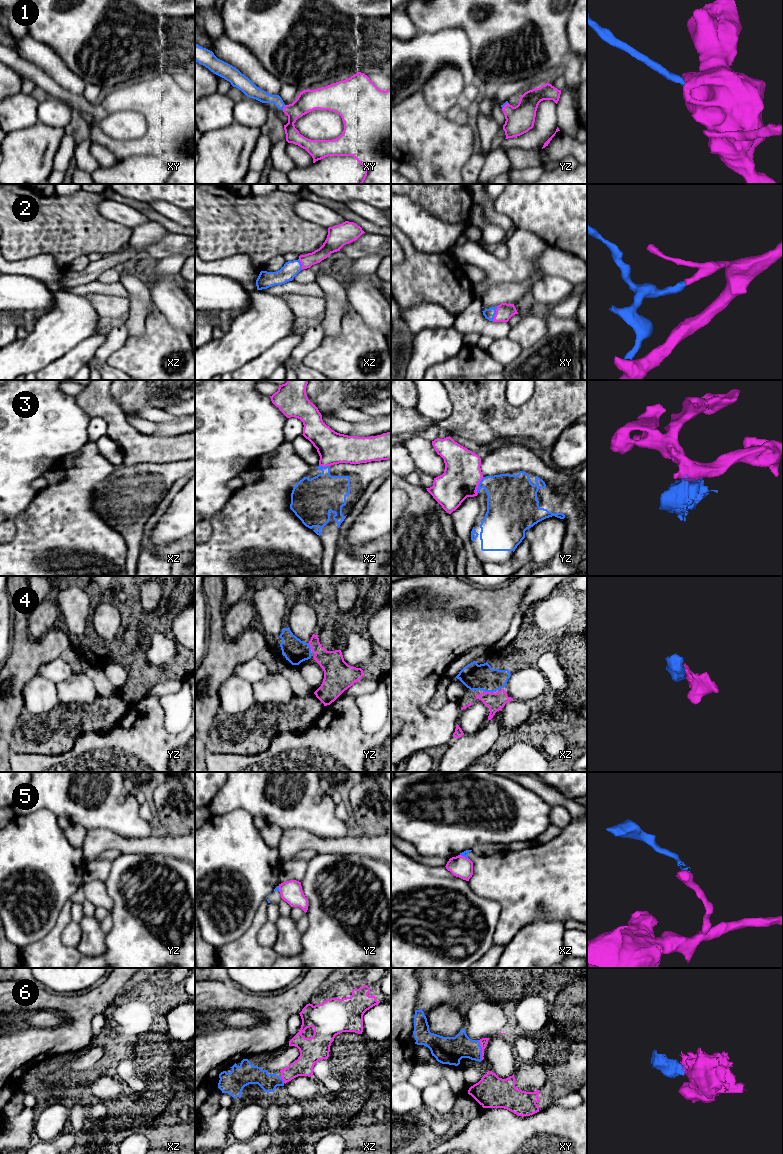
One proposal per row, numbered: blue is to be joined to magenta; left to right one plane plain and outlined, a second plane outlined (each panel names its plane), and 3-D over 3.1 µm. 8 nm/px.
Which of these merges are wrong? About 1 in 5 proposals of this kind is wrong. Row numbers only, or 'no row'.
3, 5

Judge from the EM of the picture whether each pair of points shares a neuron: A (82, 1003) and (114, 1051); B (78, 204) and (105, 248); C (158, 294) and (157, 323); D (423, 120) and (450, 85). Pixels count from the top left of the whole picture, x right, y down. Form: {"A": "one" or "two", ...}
{"A": "two", "B": "one", "C": "two", "D": "two"}

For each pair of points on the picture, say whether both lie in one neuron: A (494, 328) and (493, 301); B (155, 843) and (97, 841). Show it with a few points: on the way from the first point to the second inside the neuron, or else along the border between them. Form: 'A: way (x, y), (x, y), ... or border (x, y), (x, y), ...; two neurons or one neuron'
A: border (480, 300), (482, 306); two neurons
B: way (141, 845), (123, 845), (111, 841); one neuron

